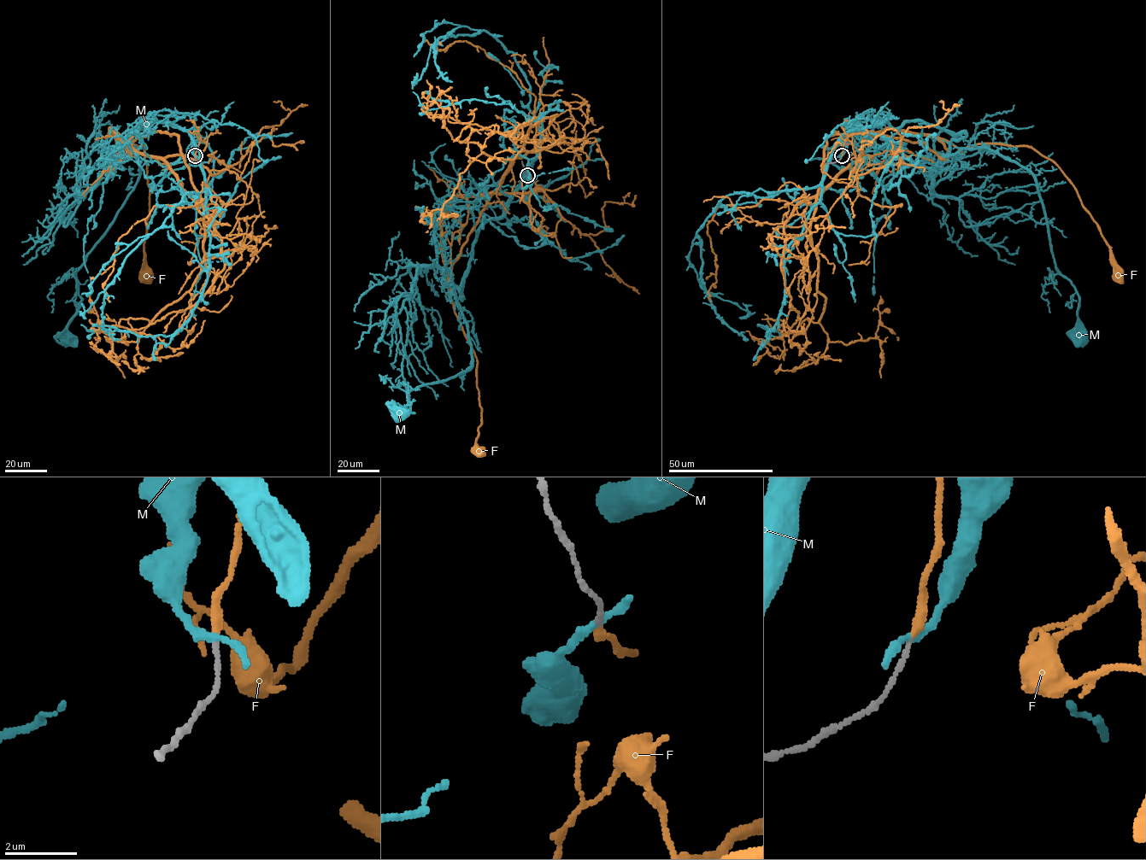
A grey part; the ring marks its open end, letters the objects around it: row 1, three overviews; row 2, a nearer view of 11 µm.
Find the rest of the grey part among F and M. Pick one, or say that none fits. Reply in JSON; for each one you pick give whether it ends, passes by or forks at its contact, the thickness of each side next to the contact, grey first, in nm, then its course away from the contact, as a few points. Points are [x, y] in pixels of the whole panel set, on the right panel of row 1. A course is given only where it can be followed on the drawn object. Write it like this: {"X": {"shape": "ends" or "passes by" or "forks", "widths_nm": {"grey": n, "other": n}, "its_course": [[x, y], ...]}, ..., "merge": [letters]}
{"F": {"shape": "ends", "widths_nm": {"grey": 130, "other": 280}, "its_course": [[842, 155], [849, 140], [858, 160], [862, 142], [887, 129], [959, 149], [1031, 147], [1074, 188], [1116, 277]]}, "merge": ["F"]}

